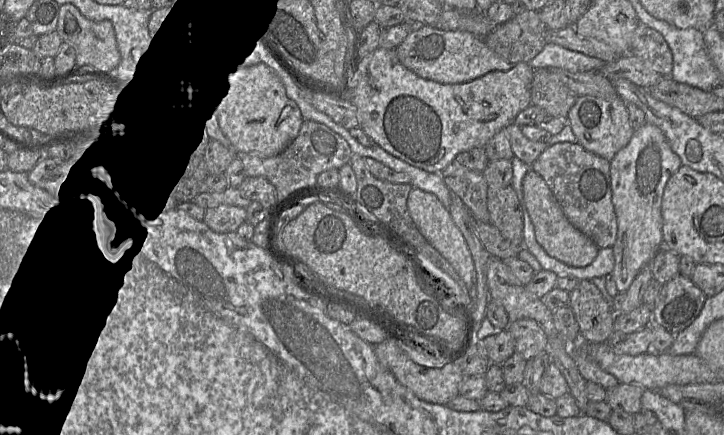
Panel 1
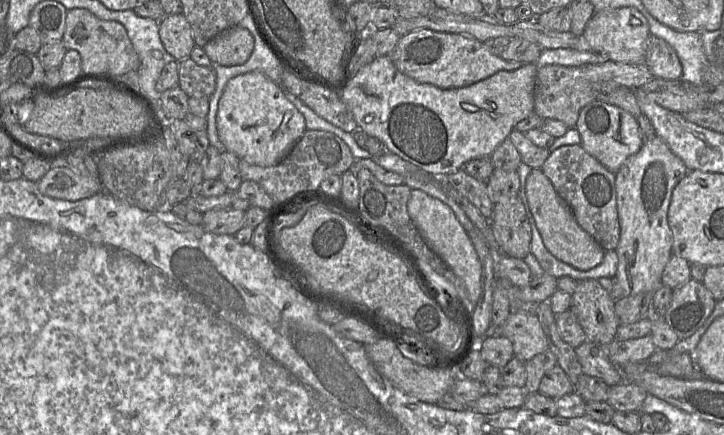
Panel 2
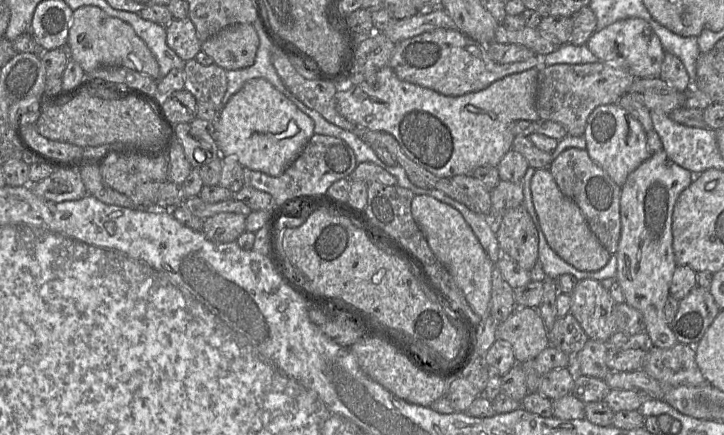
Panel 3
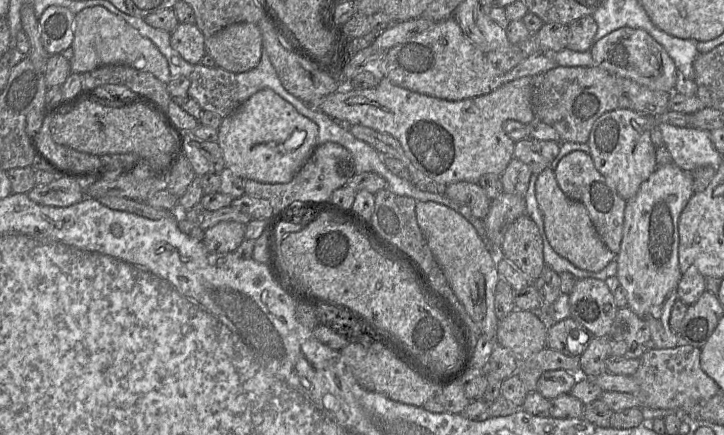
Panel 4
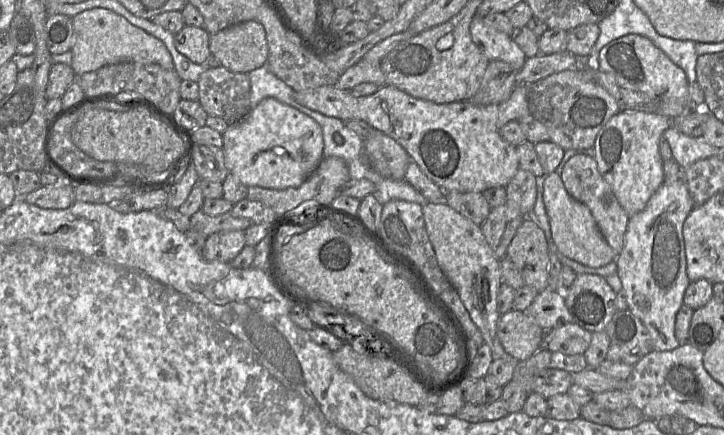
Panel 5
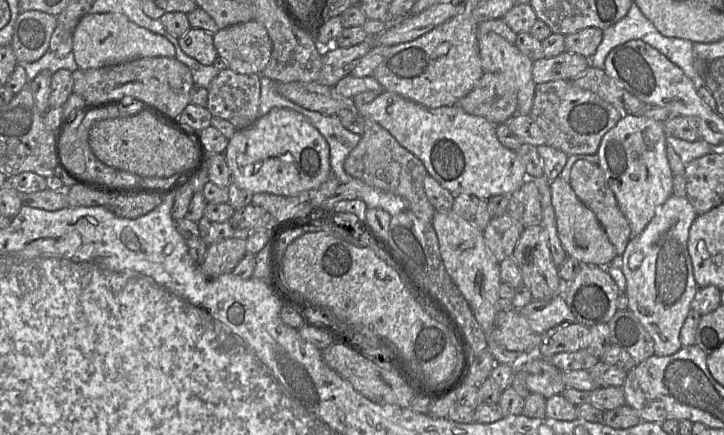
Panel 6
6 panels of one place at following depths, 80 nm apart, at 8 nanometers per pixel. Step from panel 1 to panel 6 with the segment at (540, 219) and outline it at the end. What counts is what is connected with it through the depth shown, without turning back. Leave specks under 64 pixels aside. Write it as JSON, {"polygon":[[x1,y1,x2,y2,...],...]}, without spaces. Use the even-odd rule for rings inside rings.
{"polygon":[[561,177,550,183,551,201,555,211,557,232,568,256,587,265,607,266,616,257,616,249,591,209,577,197,568,182]]}

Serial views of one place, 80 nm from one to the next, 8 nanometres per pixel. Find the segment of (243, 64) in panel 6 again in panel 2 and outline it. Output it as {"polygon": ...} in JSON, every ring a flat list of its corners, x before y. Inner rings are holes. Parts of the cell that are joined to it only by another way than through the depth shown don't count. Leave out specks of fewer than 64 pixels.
{"polygon":[[235,25,209,40,202,49,212,64,238,66,251,56,254,38,246,28]]}

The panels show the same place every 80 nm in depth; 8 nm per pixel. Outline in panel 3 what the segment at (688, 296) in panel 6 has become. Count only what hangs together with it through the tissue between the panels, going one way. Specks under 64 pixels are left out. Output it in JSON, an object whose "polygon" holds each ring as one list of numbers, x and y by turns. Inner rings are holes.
{"polygon":[[661,150,652,154,631,172,621,187,621,236,616,252,616,280,622,288,625,302,641,312,646,327,645,331,650,337,652,346,662,349,671,348,678,343,675,334,666,323,663,310,665,302,670,296,670,283,677,266,672,246,672,214,679,195,691,184,694,177,693,173,673,162,668,158,666,152]]}

